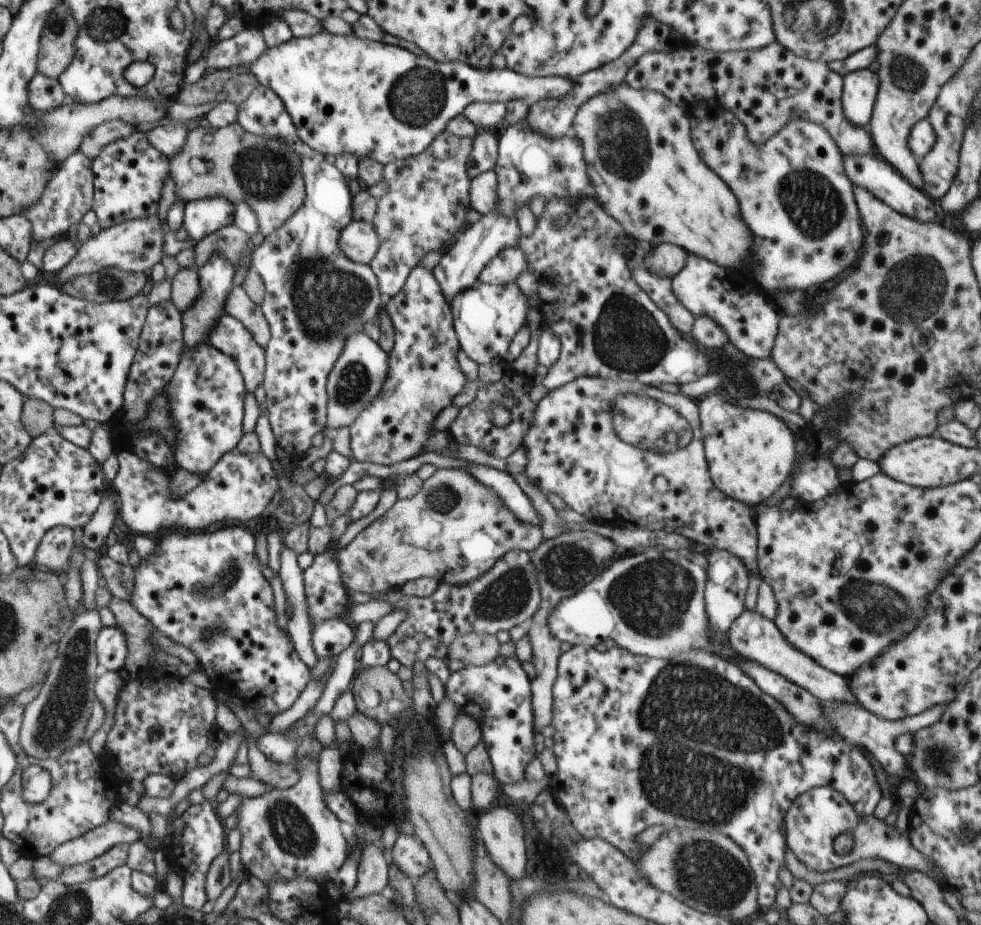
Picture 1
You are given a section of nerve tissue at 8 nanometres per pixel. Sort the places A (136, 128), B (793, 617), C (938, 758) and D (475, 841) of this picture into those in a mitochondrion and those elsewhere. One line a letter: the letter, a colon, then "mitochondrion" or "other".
A: other
B: other
C: mitochondrion
D: other

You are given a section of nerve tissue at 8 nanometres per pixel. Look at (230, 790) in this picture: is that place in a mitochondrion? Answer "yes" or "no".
no

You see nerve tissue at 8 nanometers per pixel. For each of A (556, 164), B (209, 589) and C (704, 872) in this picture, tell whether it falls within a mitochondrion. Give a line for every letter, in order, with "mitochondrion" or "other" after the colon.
A: mitochondrion
B: mitochondrion
C: mitochondrion

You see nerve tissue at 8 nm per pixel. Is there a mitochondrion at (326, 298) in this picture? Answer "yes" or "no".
yes

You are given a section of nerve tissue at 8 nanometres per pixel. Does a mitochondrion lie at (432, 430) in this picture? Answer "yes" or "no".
no

